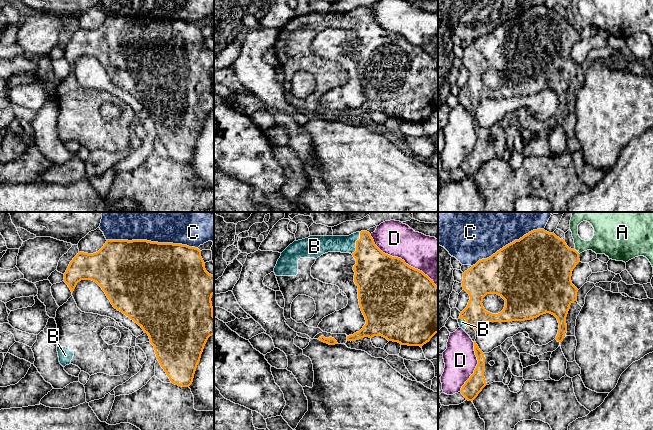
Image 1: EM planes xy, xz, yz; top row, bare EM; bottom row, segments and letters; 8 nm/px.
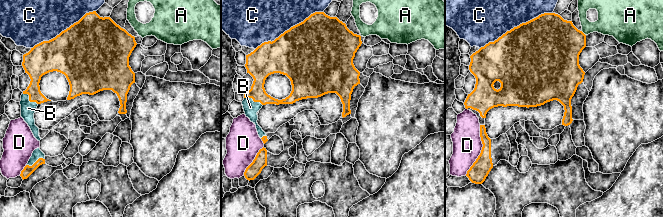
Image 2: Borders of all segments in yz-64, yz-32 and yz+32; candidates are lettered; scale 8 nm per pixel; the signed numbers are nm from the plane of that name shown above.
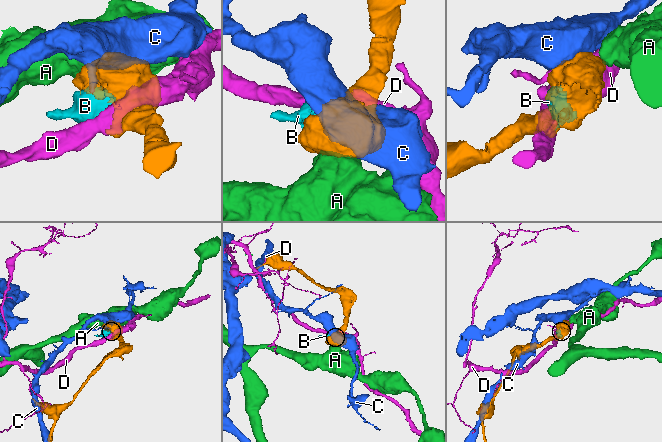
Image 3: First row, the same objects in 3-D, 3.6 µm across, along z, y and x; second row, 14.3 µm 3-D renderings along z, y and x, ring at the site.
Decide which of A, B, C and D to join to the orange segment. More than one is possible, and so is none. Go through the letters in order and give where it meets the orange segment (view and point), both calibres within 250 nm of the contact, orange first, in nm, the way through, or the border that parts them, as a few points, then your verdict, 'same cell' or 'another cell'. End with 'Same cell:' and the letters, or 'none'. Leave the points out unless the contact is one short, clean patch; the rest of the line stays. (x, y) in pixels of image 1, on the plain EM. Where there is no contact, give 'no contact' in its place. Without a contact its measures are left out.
A: yz (576, 27) | 420/200 nm | along yz (575, 25), (579, 29) | another cell
B: xz (356, 20) | 300/140 nm | same cell
C: xy (152, 18) | 500/160 nm | another cell
D: xz (401, 35) | 480/300 nm | another cell
Same cell: B

